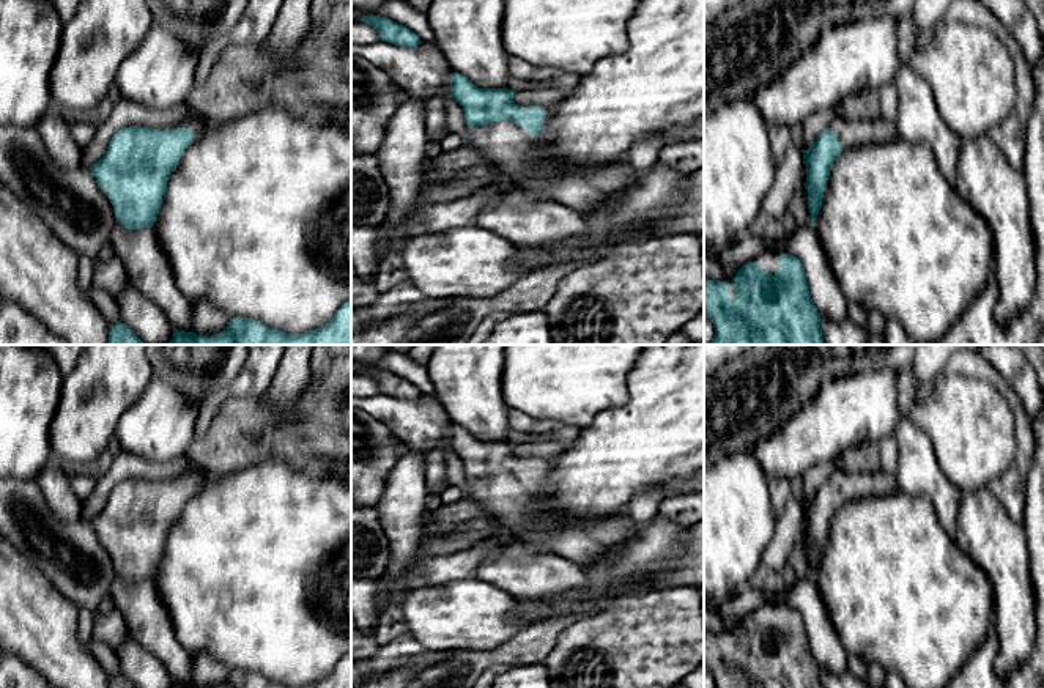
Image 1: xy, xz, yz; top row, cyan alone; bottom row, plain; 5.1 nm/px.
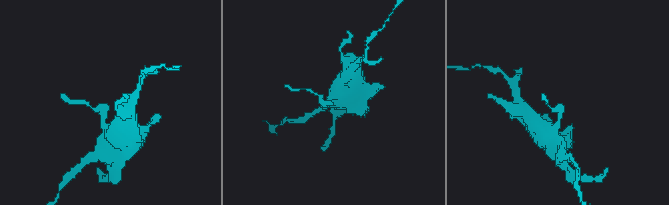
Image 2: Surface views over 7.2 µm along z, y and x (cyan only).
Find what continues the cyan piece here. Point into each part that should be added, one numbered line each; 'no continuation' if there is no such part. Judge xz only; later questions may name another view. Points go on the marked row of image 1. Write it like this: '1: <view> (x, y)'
1: xz (514, 151)

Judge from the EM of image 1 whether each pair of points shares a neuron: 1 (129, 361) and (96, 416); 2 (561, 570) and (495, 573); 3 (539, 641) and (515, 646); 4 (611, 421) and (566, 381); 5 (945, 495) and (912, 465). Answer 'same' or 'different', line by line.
1: same
2: same
3: same
4: different
5: same

